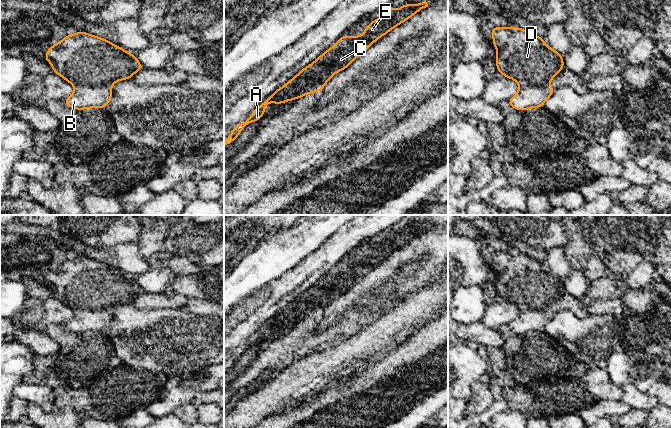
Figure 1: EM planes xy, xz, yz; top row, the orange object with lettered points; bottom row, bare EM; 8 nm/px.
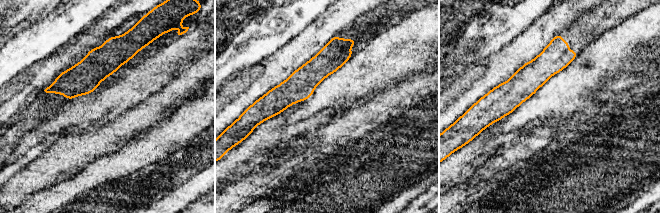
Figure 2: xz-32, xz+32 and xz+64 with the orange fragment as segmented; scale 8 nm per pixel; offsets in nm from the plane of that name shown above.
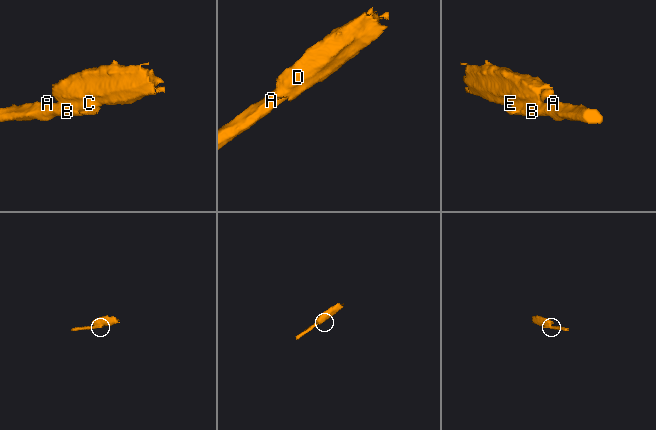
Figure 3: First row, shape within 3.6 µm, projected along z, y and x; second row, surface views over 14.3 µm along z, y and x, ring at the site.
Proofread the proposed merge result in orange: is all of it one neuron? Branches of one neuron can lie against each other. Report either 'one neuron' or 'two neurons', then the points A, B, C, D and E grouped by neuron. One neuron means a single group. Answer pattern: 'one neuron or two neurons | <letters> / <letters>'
two neurons | A B / C D E

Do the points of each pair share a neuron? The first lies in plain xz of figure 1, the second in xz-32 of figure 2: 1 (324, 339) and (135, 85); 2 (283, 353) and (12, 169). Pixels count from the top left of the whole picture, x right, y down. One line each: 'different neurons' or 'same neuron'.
1: same neuron
2: different neurons

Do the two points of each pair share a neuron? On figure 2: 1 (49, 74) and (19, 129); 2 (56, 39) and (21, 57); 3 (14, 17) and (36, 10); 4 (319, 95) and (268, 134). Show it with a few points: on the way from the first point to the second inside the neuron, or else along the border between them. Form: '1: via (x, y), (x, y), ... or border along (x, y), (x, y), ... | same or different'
1: border along (43, 90), (22, 112) | different
2: via (47, 39), (37, 41), (30, 48) | same
3: via (19, 12), (21, 10), (31, 10) | same
4: border along (310, 116), (294, 123), (284, 124) | different

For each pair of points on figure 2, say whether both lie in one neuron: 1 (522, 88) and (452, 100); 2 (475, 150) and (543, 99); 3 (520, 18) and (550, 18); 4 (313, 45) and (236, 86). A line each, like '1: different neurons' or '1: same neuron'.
1: different neurons
2: different neurons
3: different neurons
4: same neuron

